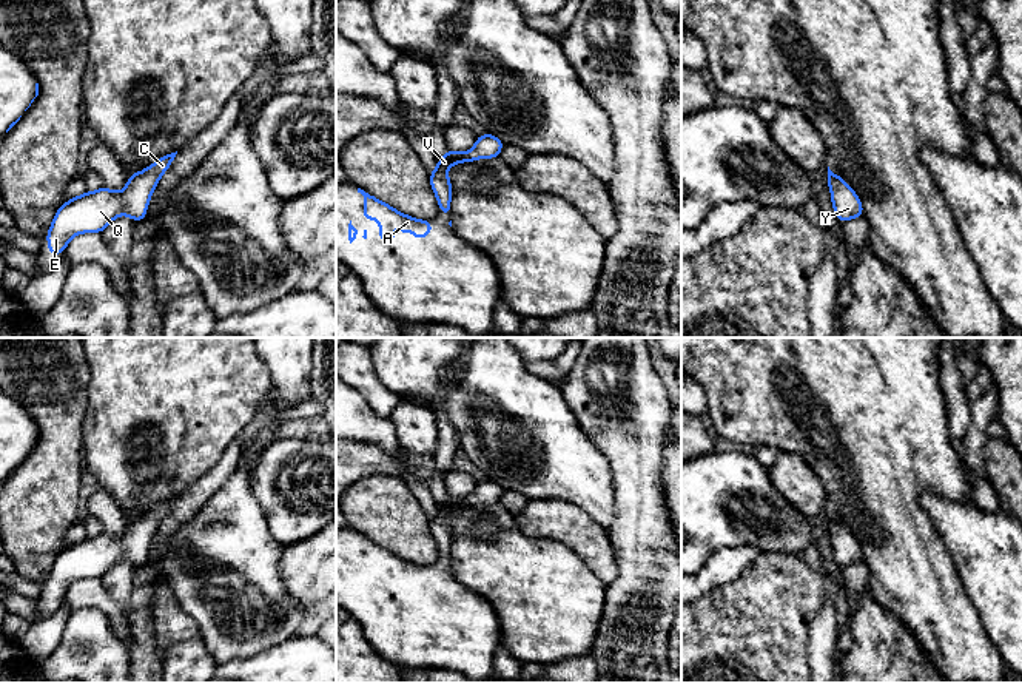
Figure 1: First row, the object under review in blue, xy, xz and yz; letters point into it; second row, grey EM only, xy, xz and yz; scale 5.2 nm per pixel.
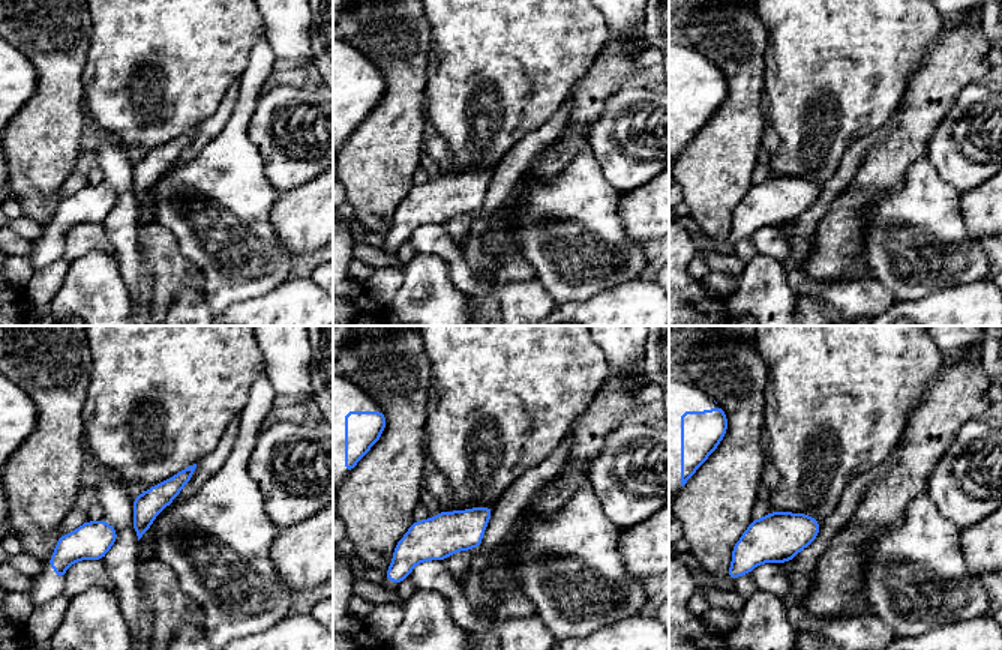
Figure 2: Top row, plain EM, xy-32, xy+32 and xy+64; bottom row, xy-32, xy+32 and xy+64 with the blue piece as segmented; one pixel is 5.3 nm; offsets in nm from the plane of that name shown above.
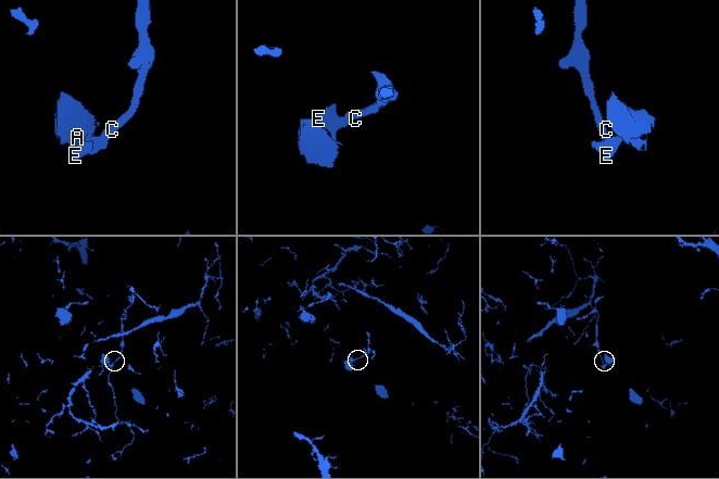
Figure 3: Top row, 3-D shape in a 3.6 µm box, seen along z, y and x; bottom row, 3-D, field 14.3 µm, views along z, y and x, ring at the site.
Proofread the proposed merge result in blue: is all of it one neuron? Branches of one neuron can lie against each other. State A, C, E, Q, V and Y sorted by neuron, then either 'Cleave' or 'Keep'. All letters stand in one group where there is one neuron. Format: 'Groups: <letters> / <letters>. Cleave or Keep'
Groups: A C E Q V Y. Keep

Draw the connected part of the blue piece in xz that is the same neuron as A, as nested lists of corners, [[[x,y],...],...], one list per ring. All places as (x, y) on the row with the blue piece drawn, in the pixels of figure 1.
[[[358,188],[358,193],[364,196],[364,220],[376,219],[379,222],[379,236],[382,244],[395,242],[395,225],[402,234],[407,231],[413,233],[415,239],[424,239],[433,231],[430,224],[432,220],[419,220],[416,217],[402,214],[361,188]]]

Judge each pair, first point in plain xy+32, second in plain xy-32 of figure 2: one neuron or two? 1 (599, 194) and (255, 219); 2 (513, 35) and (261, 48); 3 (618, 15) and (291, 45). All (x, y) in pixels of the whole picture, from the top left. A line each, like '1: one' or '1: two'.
1: one
2: two
3: one

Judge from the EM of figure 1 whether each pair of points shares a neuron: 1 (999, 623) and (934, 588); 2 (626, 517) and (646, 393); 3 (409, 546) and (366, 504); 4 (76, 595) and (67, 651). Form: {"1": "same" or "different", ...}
{"1": "different", "2": "same", "3": "same", "4": "different"}

